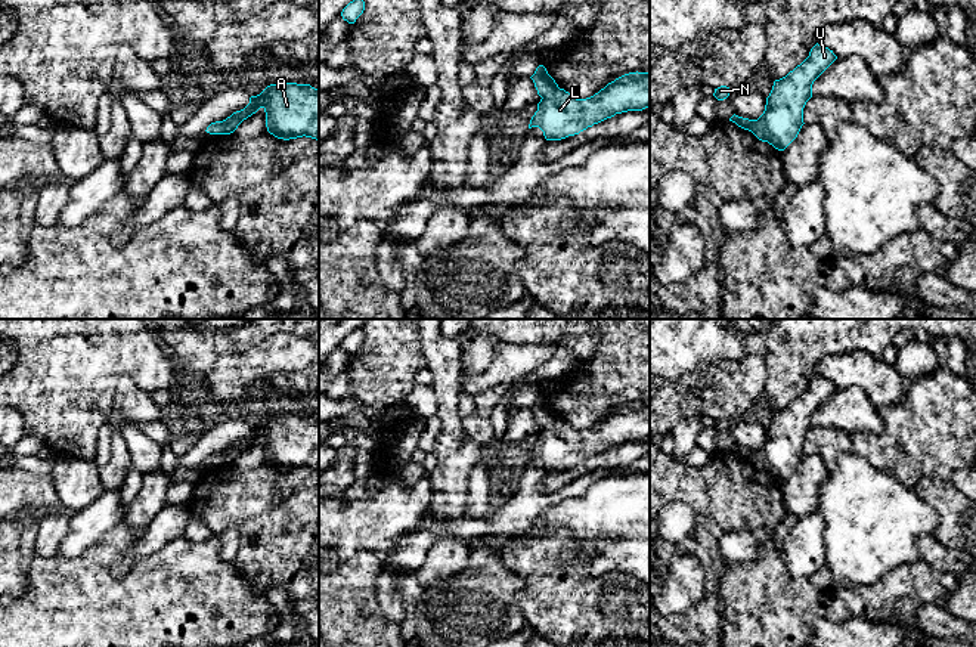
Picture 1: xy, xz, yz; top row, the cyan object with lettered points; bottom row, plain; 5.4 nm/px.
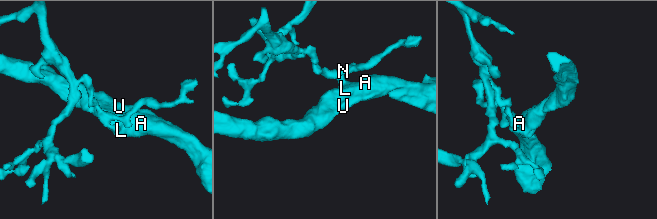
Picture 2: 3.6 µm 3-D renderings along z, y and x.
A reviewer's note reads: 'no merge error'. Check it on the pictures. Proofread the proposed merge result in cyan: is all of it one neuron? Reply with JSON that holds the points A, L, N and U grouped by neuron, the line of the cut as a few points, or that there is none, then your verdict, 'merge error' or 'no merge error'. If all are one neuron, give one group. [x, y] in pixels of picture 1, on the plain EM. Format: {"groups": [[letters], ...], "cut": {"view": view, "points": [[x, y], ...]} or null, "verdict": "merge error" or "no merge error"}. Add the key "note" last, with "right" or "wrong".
{"groups": [["A", "L", "U"], ["N"]], "cut": {"view": "xz", "points": [[558, 418], [542, 429]]}, "verdict": "merge error", "note": "wrong"}

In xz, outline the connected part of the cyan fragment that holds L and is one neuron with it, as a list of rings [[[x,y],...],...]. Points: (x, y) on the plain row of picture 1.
[[[629,403],[586,430],[576,430],[564,420],[545,427],[529,459],[539,458],[546,471],[561,471],[616,445],[650,440],[650,403]]]

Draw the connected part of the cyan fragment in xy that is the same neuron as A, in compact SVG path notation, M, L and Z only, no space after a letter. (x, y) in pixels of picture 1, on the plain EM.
M278 414L267 417L250 434L223 451L217 465L230 465L260 439L266 443L266 458L278 470L312 468L319 471L319 420L310 415Z

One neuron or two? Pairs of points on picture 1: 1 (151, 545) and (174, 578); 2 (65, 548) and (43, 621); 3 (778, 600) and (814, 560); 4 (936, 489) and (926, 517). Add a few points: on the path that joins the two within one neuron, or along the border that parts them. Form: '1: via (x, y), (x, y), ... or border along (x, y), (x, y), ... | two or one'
1: border along (183, 533), (152, 553), (139, 556), (127, 572) | two
2: border along (96, 542), (78, 556), (61, 557), (56, 554) | two
3: border along (780, 551), (796, 578), (809, 578), (824, 565) | two
4: border along (913, 489), (938, 517), (938, 525), (932, 532) | two

